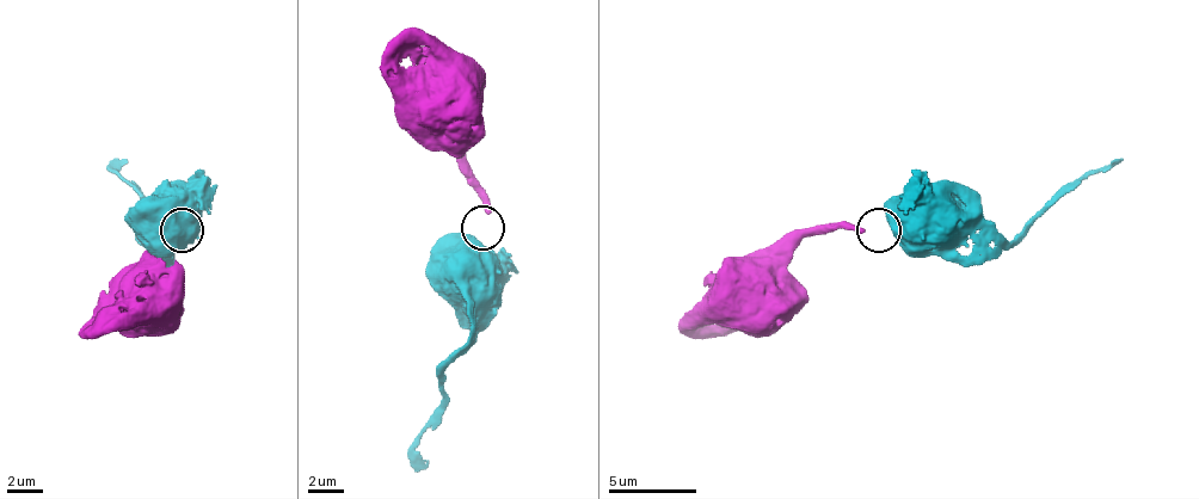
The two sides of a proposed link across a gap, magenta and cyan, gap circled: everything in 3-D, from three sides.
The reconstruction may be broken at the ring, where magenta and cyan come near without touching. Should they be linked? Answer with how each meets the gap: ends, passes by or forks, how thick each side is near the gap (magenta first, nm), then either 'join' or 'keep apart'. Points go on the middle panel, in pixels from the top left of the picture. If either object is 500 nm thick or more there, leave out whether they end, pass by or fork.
280/950 nm | keep apart

